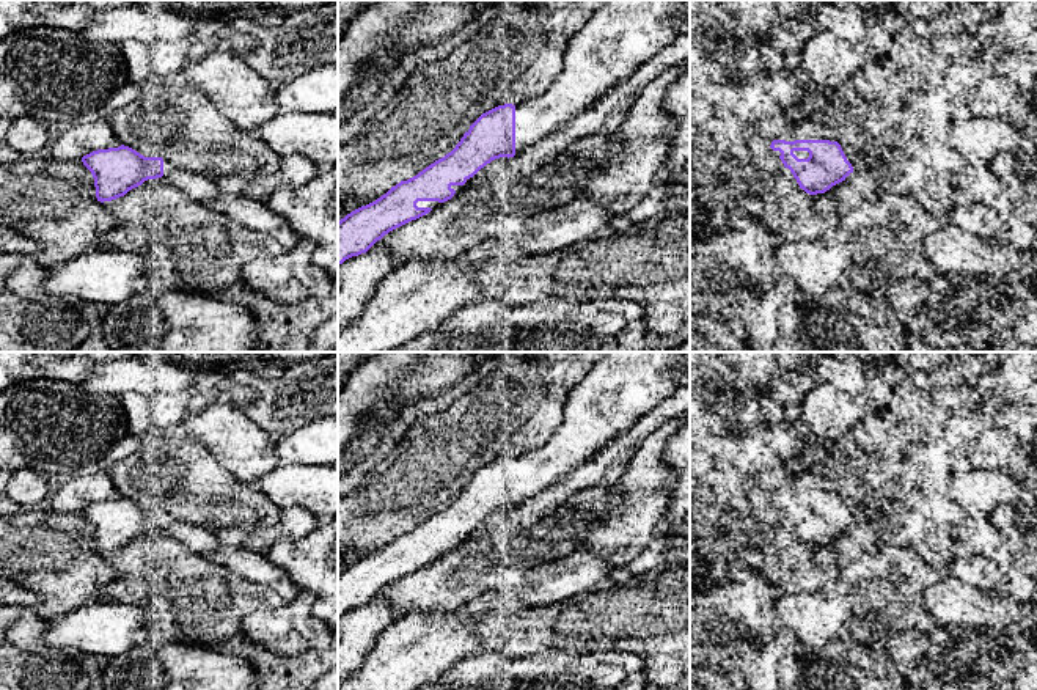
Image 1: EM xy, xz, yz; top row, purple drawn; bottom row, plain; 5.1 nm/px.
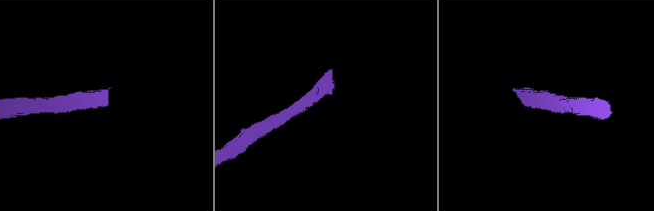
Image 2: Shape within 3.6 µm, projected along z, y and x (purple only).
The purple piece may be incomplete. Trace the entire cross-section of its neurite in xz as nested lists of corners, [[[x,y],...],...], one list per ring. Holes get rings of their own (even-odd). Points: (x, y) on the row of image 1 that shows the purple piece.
[[[610,0],[569,41],[564,66],[545,93],[482,113],[445,157],[341,218],[338,266],[432,211],[418,201],[445,203],[454,185],[492,160],[518,156],[551,135],[688,31],[690,0]]]

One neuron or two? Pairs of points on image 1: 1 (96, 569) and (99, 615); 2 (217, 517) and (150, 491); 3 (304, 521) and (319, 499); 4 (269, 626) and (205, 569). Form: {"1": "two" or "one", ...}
{"1": "two", "2": "one", "3": "two", "4": "two"}

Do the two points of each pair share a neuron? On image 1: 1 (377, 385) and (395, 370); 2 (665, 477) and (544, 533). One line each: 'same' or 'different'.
1: same
2: different

